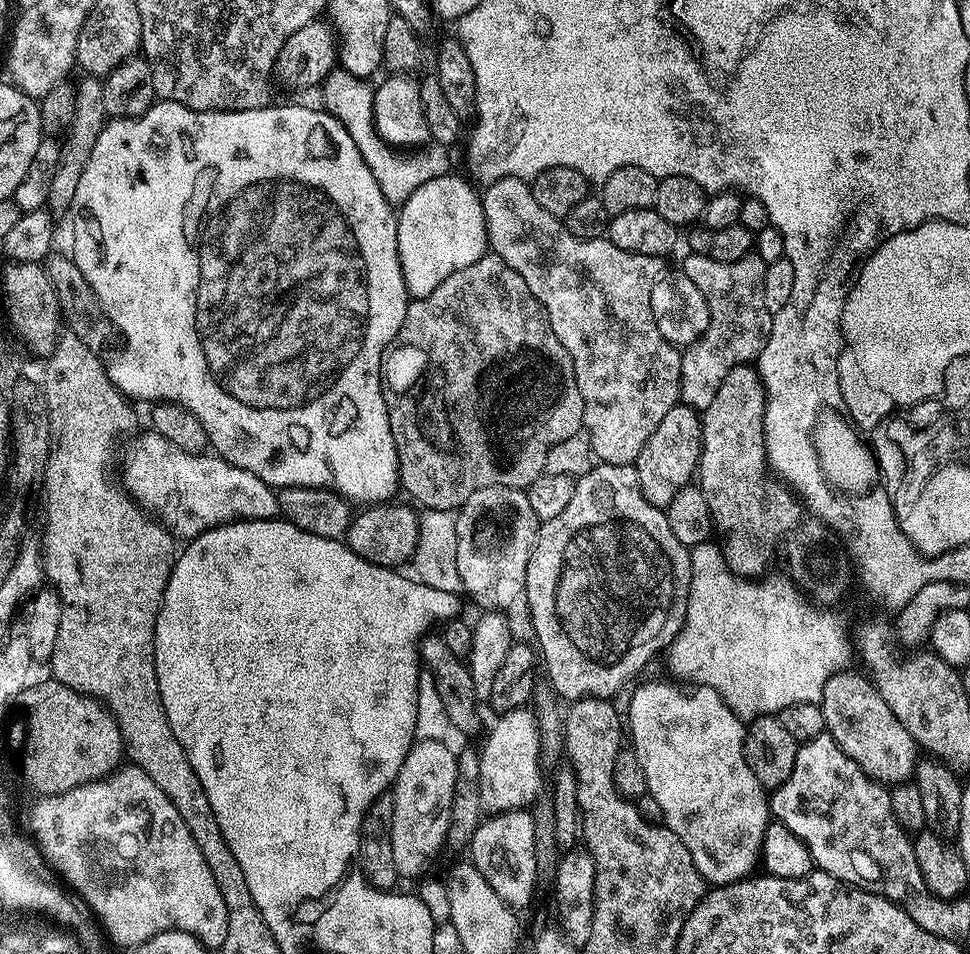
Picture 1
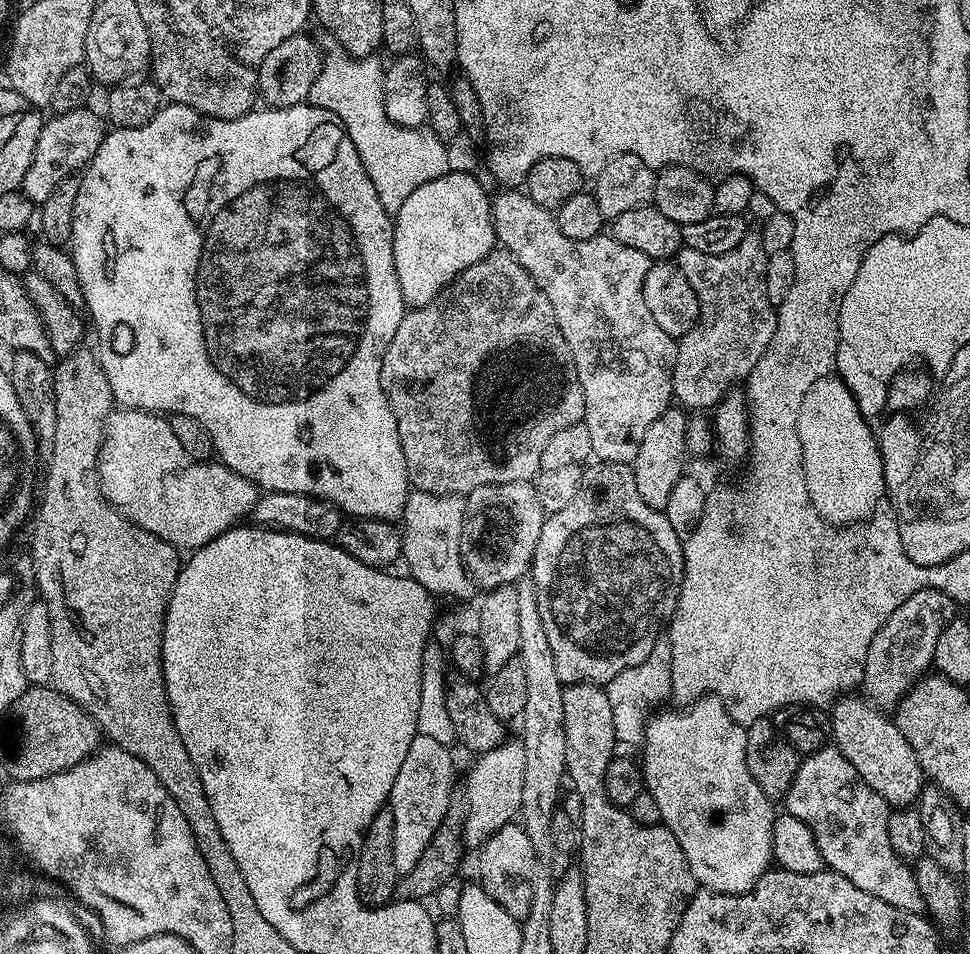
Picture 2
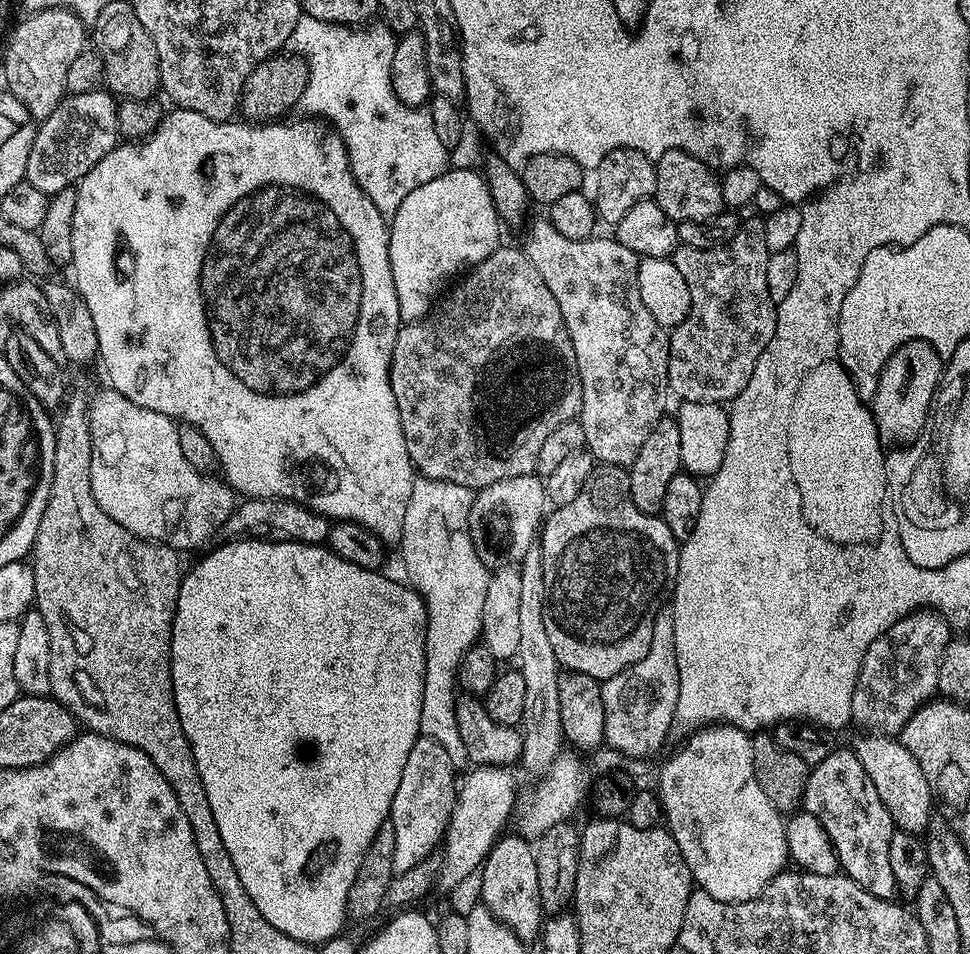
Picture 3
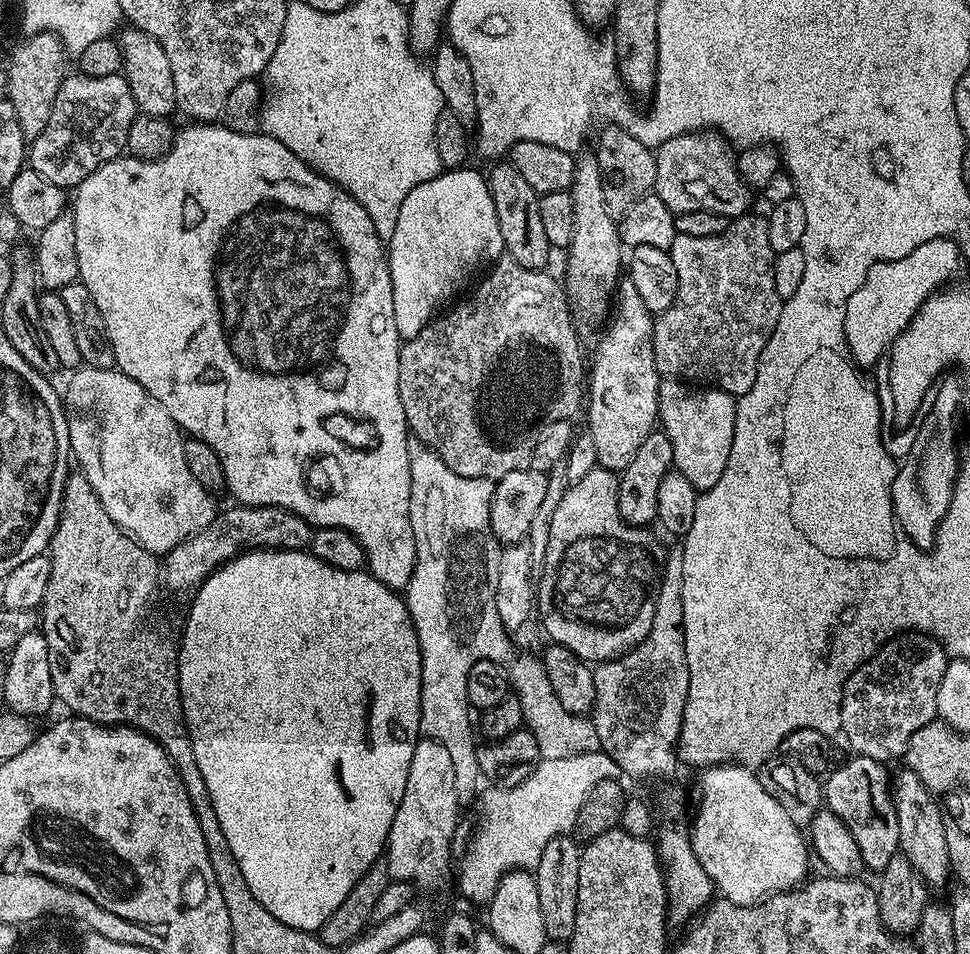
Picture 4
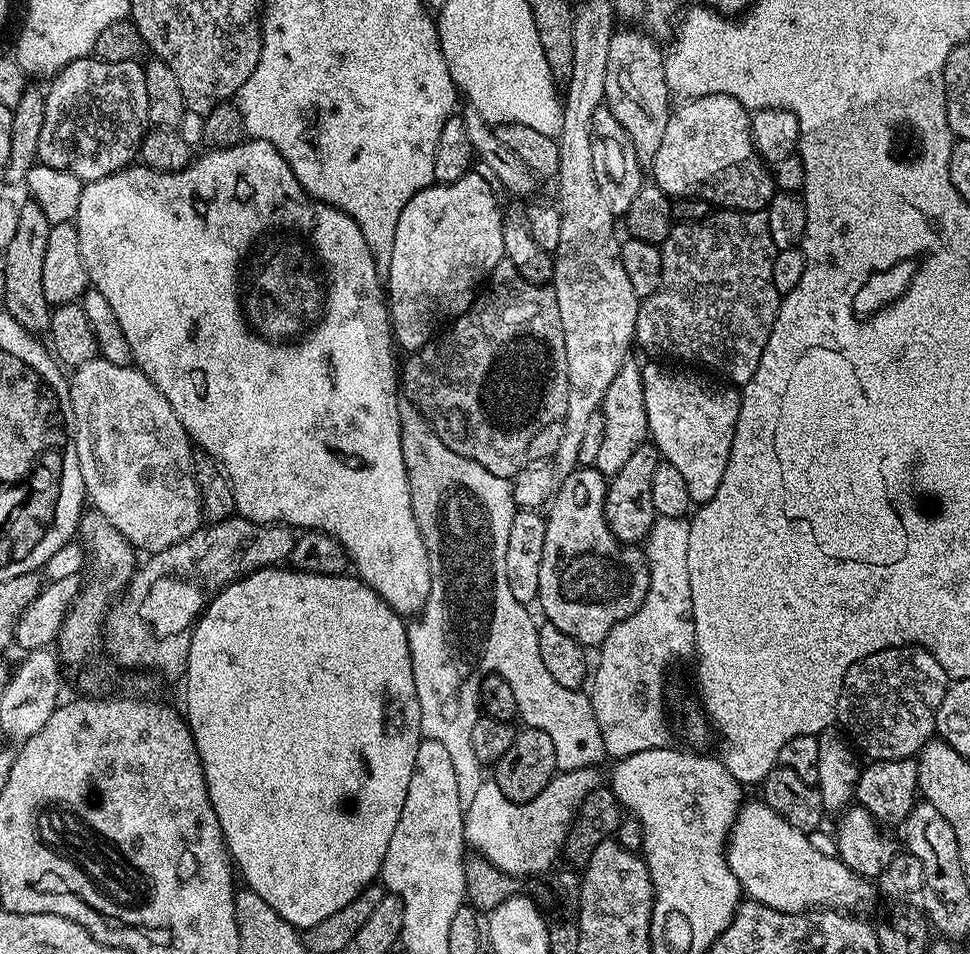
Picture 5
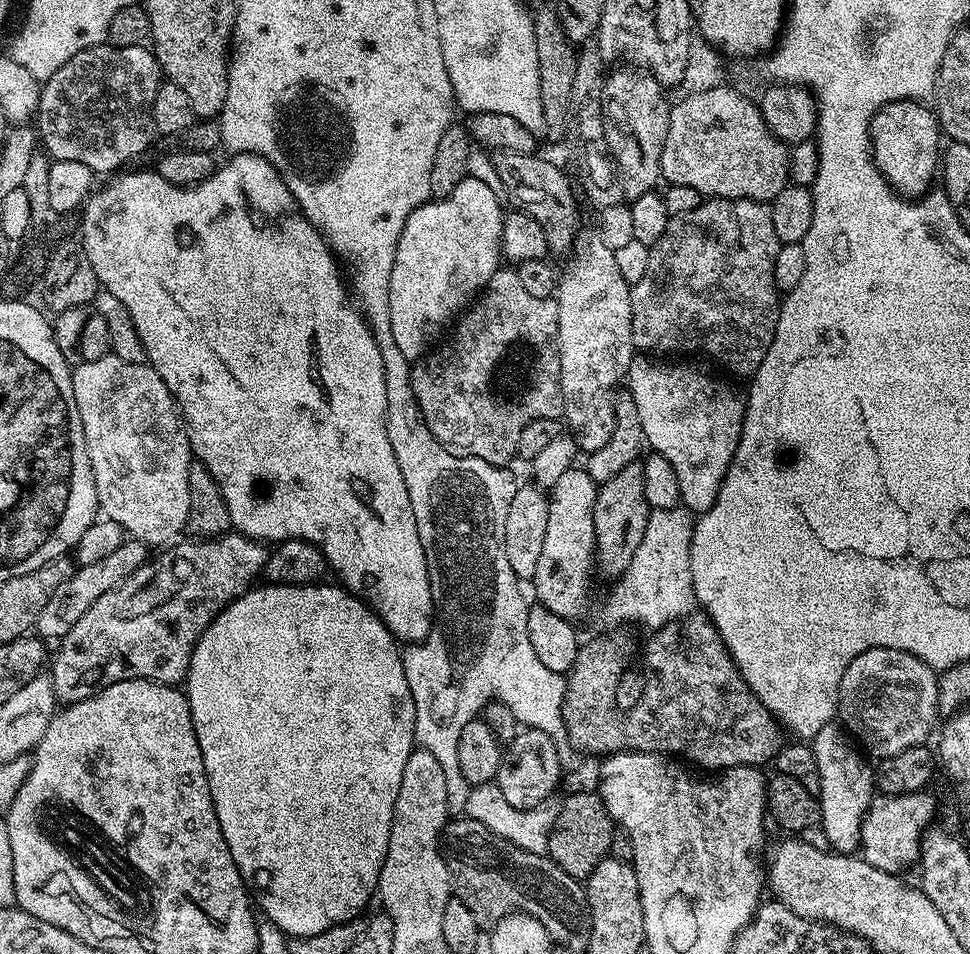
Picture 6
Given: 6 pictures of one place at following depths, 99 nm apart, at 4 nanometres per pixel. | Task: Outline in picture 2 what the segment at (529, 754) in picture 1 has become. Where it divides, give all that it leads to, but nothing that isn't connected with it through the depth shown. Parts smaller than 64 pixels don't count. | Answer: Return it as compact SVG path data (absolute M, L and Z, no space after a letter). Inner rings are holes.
M516 738L505 739L494 750L481 752L475 757L476 765L468 772L466 795L468 813L464 819L462 840L469 849L479 849L502 826L517 819L522 802L522 786L526 771L526 750Z

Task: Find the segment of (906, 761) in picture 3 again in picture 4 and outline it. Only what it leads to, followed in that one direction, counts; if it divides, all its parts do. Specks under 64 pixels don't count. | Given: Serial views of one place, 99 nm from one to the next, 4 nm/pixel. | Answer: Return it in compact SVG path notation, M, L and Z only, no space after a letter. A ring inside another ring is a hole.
M906 766L901 767L901 772L897 776L895 773L890 784L890 791L892 805L898 814L899 851L910 858L910 862L918 870L918 874L924 879L929 889L936 890L942 887L947 882L948 876L950 880L952 863L950 854L946 850L944 813L936 797L930 790L926 790L922 778L918 778L918 774L914 774L914 770Z

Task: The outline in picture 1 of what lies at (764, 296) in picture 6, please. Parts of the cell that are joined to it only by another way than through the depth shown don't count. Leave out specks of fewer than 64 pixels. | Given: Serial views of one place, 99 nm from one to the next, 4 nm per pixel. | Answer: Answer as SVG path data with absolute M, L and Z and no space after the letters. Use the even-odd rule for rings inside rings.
M688 254L686 256L687 257L684 260L684 268L682 268L683 275L688 276L690 278L690 282L694 282L694 286L698 286L698 290L702 290L702 298L706 298L706 306L710 310L710 322L700 337L698 337L694 343L687 345L687 347L683 349L680 357L680 365L682 366L682 374L680 375L680 399L683 403L689 404L692 408L703 410L710 406L710 402L714 402L714 397L718 395L718 386L722 386L722 382L726 378L726 374L730 374L730 370L734 370L739 364L747 364L755 361L757 357L759 357L760 351L766 346L766 342L770 338L772 317L774 314L770 310L766 310L766 298L762 294L762 286L764 285L766 270L768 269L768 265L765 264L762 257L755 254L749 254L734 262L716 262L710 257L697 256L693 254Z

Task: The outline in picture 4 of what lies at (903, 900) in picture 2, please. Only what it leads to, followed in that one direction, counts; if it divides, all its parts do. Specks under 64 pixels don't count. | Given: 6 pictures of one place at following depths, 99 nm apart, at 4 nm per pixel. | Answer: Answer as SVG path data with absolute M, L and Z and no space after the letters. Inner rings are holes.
M853 755L851 759L845 764L837 763L827 773L822 784L822 800L831 812L846 822L850 834L854 834L864 868L873 868L873 873L879 874L883 872L886 862L898 855L900 846L898 814L892 805L890 791L890 772L888 776L884 769L887 767L874 758Z

